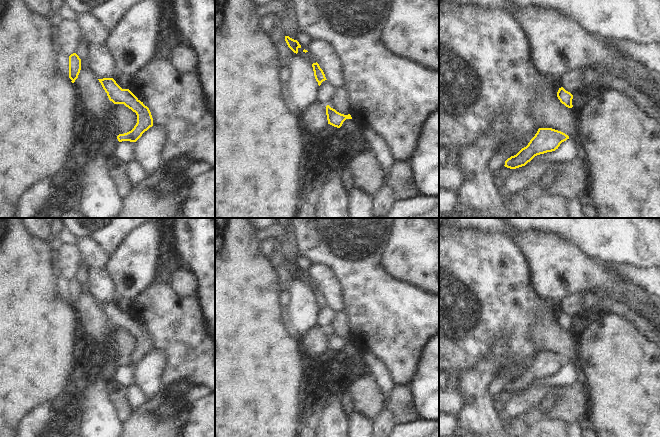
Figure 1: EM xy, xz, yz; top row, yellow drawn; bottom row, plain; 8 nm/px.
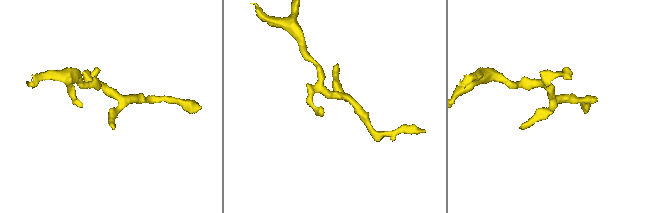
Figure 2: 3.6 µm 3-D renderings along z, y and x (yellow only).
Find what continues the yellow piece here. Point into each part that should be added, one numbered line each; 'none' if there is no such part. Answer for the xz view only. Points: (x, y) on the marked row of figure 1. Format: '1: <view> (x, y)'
none

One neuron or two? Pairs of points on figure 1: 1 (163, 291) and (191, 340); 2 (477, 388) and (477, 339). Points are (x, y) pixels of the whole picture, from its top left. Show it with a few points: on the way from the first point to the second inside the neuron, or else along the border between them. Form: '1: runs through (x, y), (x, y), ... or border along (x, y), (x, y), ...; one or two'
1: runs through (163, 303), (163, 312), (179, 328); one
2: border along (492, 347), (489, 354), (474, 368), (460, 374); two

